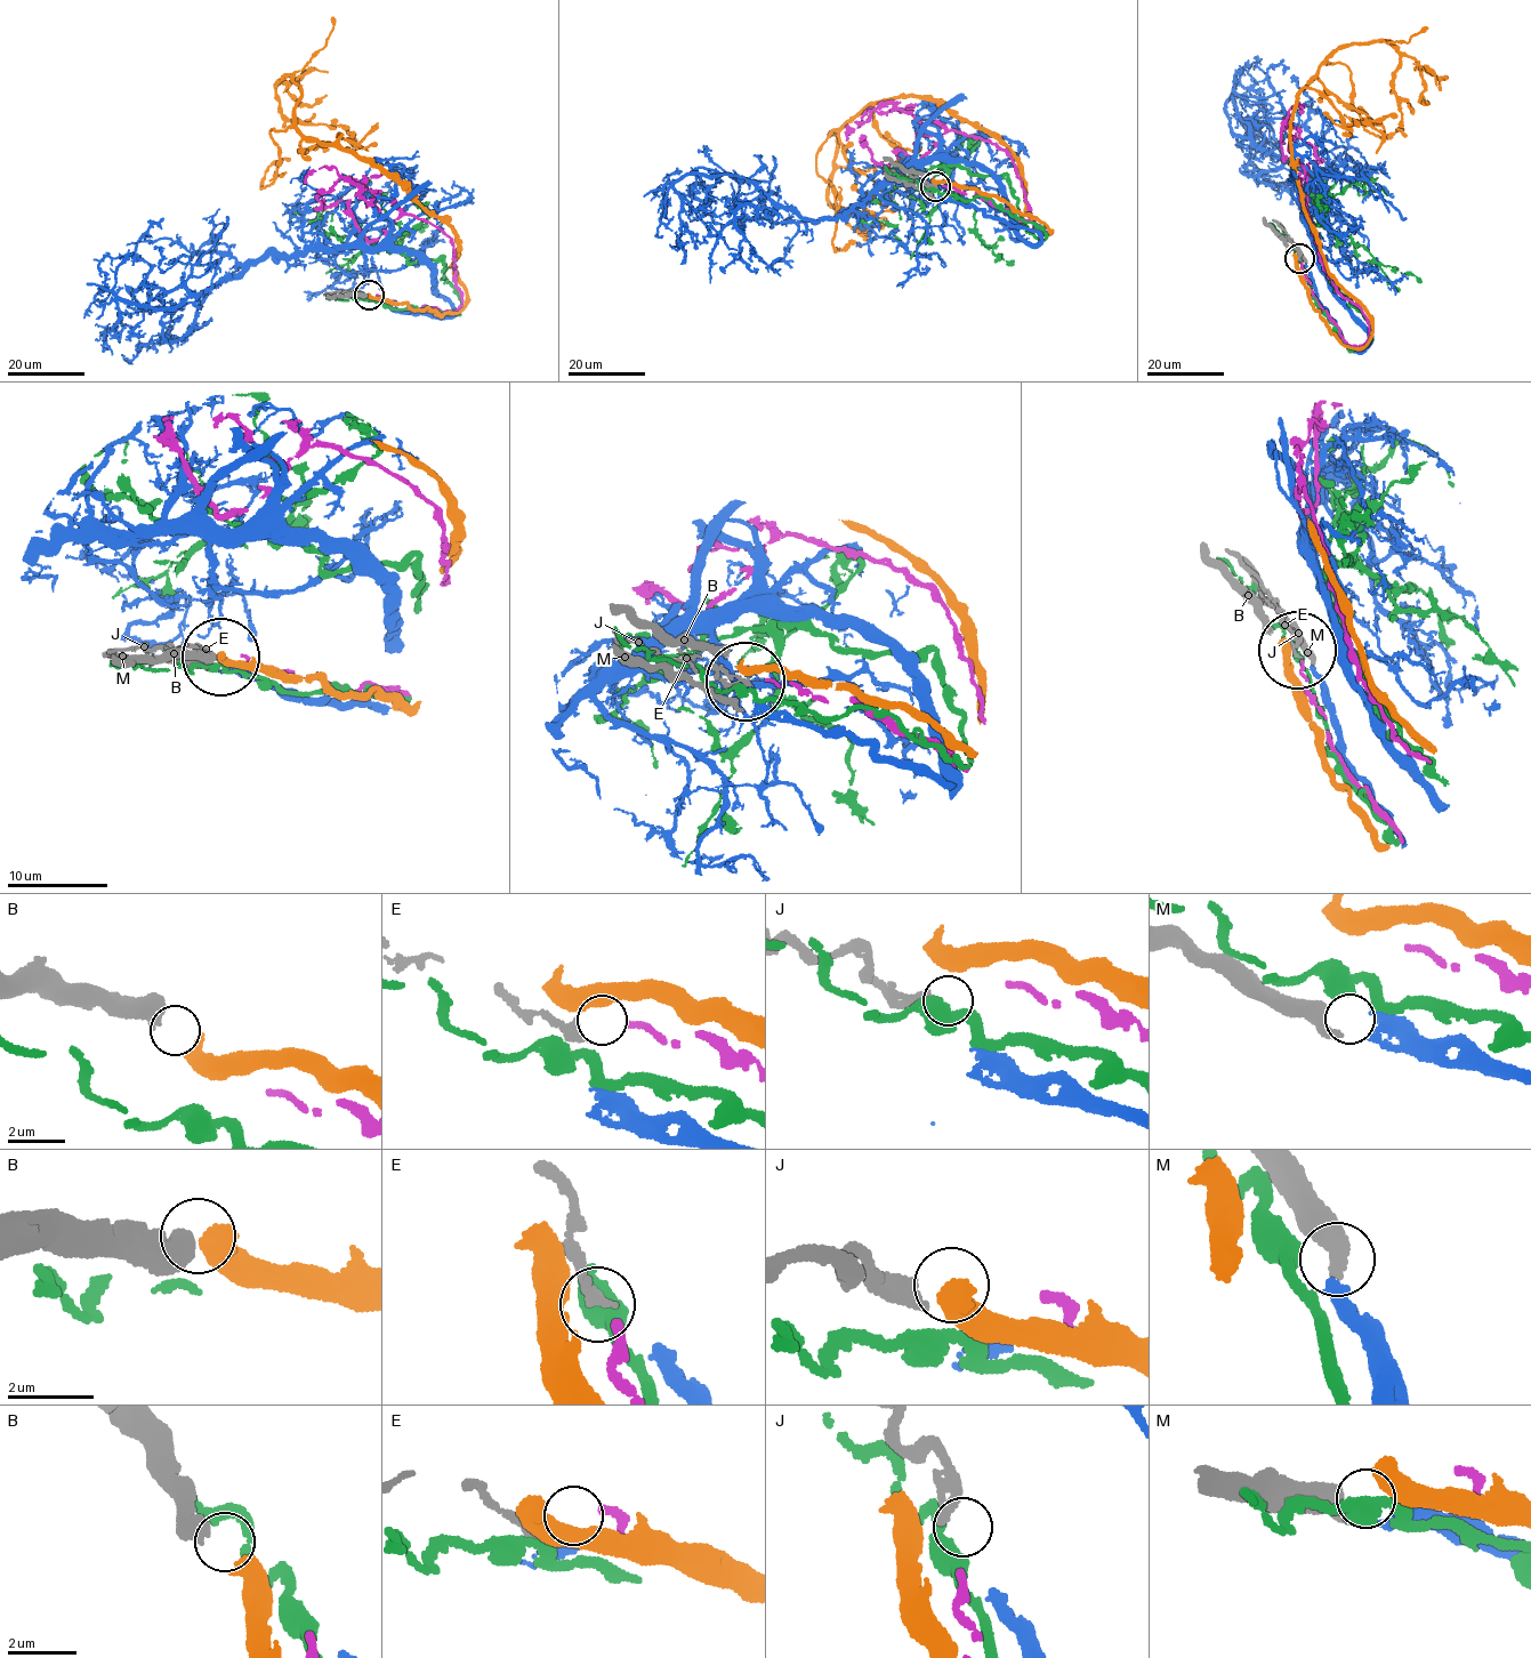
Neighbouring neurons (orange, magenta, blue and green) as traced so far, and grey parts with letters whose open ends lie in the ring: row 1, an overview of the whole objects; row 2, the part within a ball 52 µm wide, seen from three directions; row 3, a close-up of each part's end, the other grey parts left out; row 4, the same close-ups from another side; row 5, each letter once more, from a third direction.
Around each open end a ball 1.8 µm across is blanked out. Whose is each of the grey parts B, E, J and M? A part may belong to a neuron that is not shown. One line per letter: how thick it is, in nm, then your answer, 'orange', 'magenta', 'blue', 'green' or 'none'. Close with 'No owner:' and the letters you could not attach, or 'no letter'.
B: calibre 600 nm; orange
E: calibre 240 nm; magenta
J: calibre 360 nm; none
M: calibre 550 nm; blue
No owner: J

